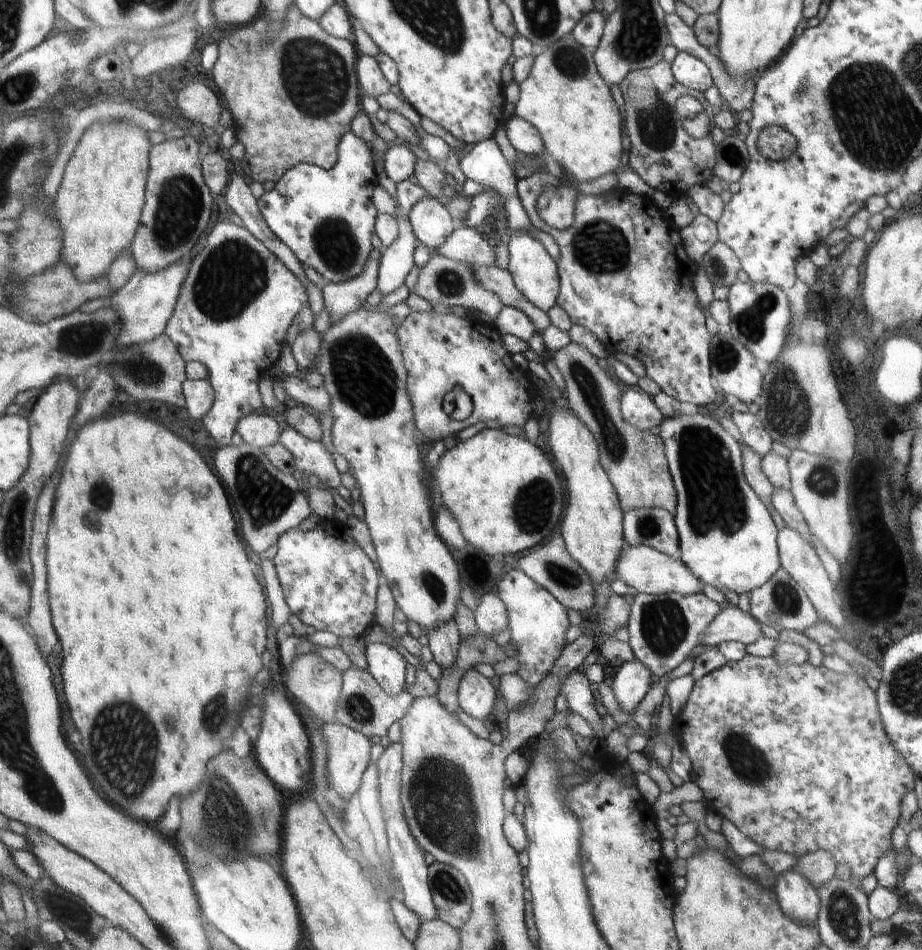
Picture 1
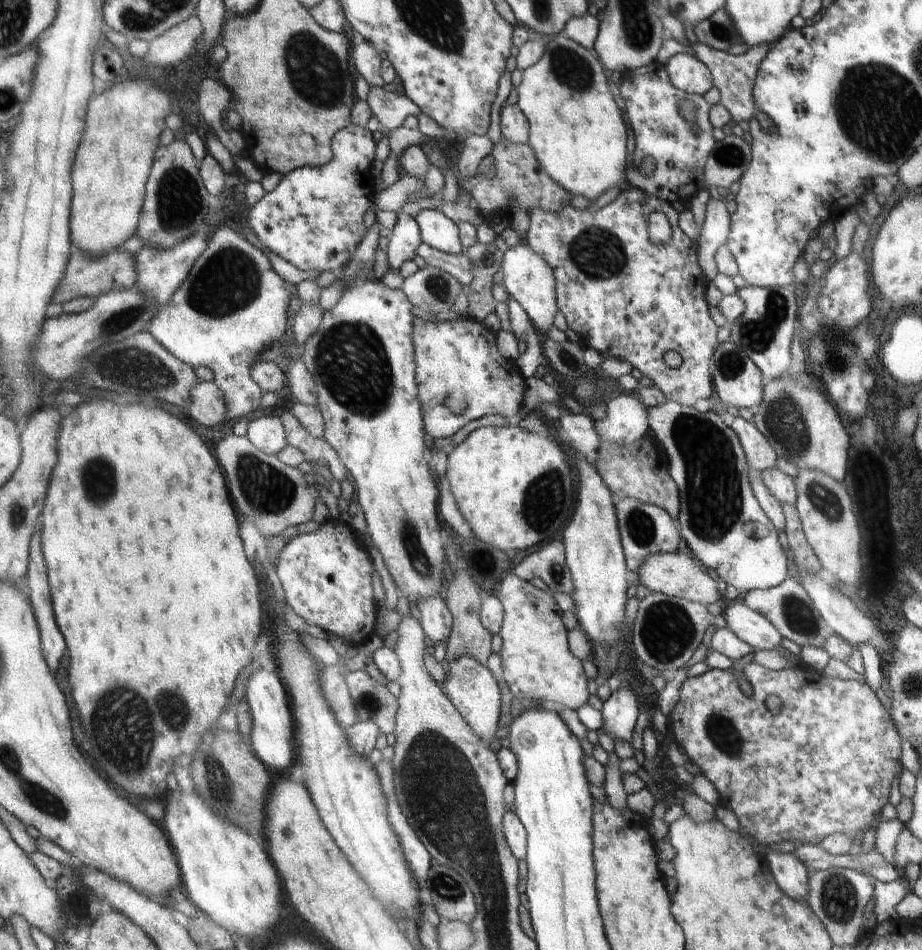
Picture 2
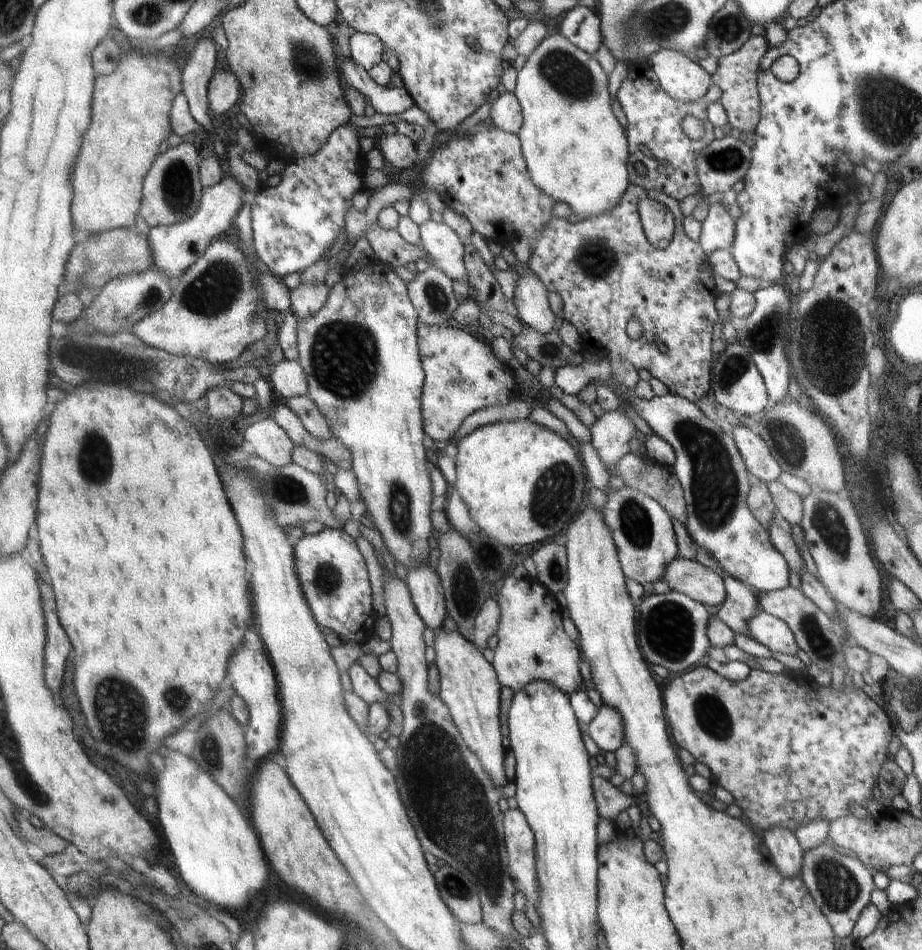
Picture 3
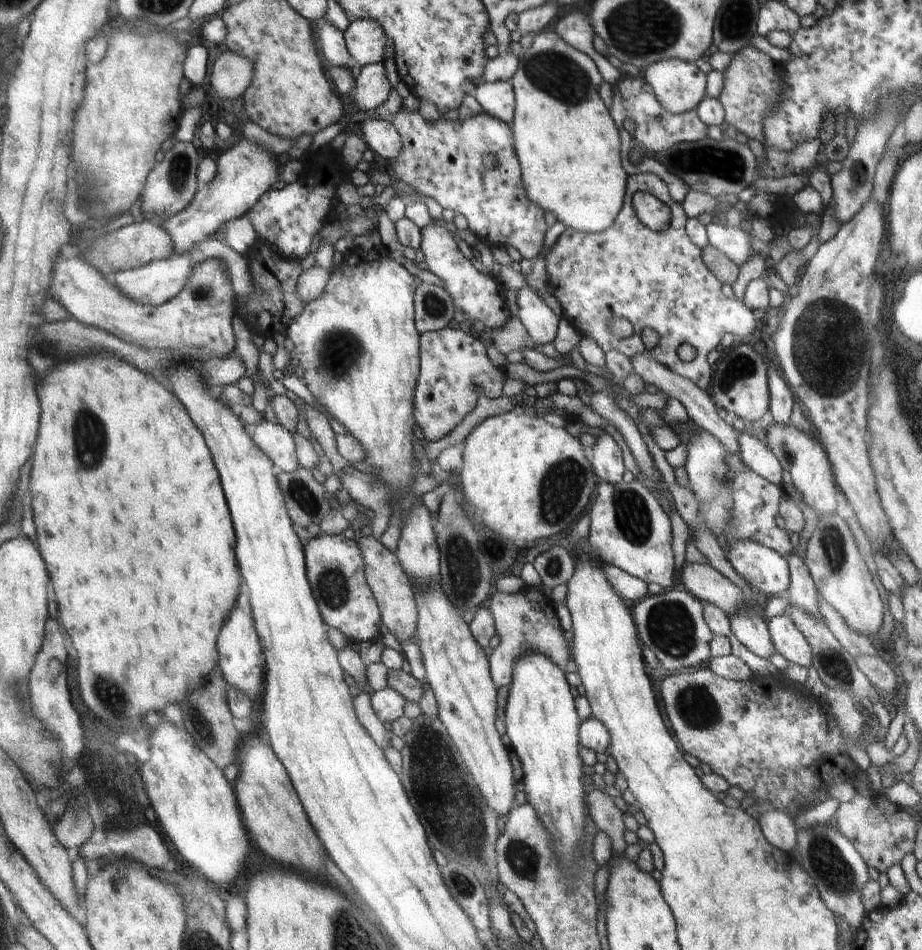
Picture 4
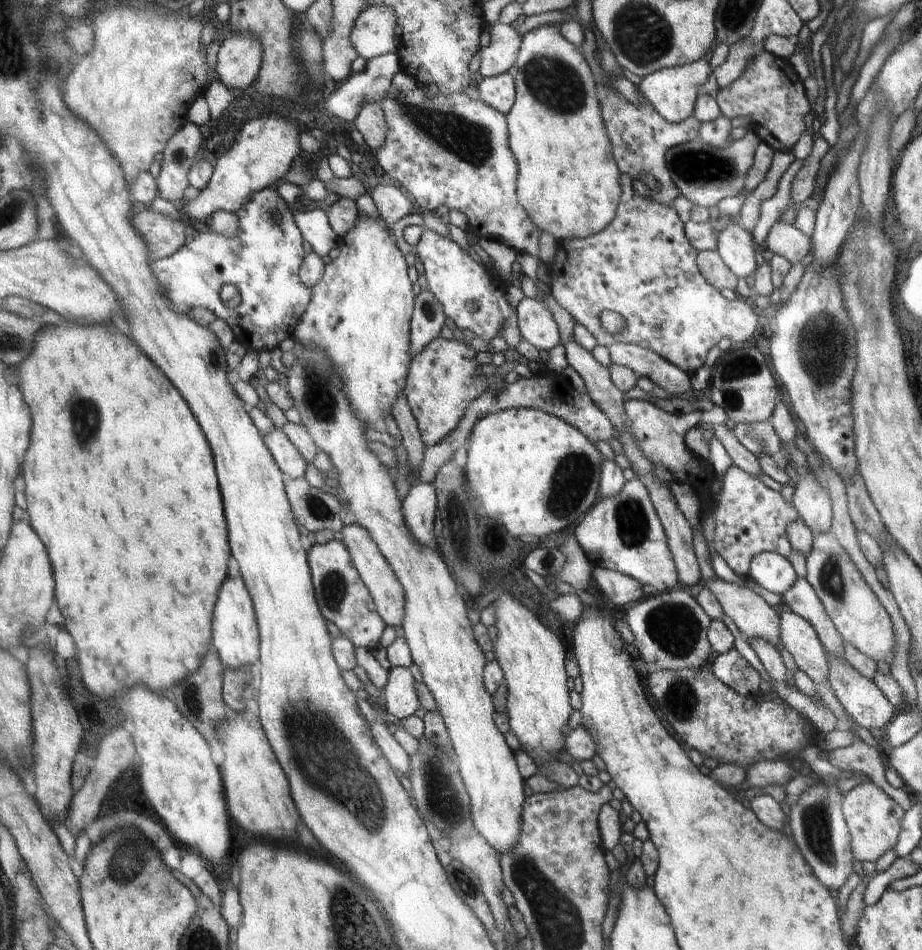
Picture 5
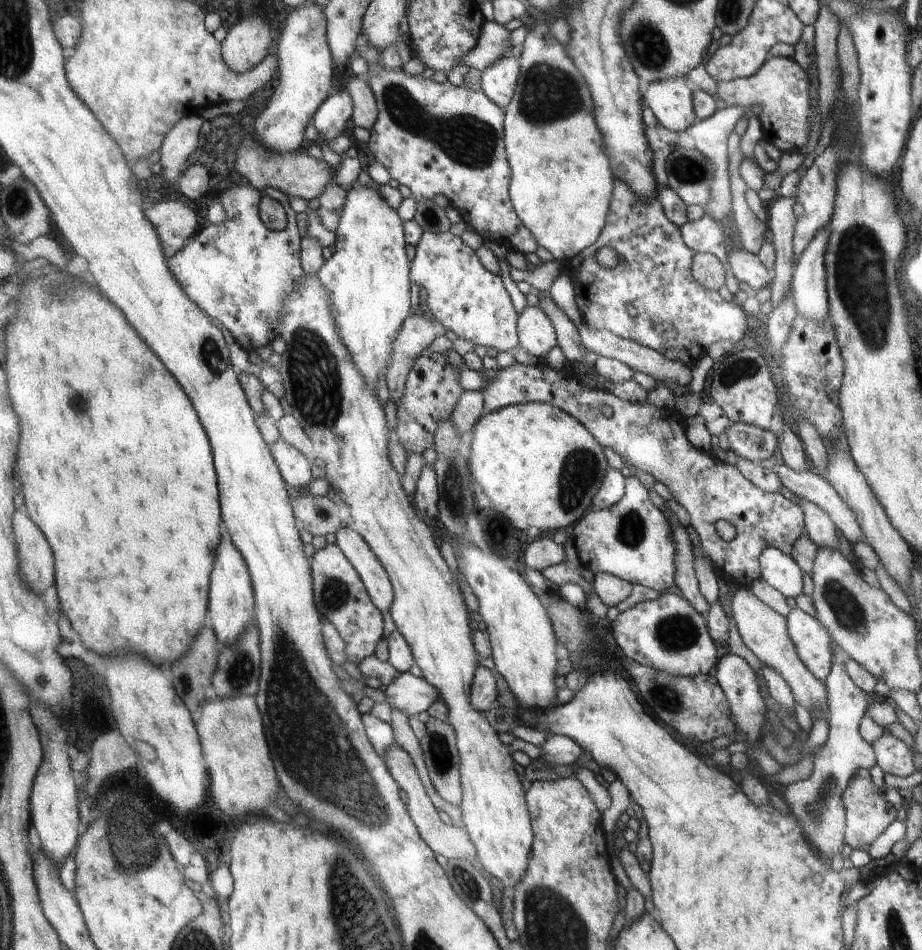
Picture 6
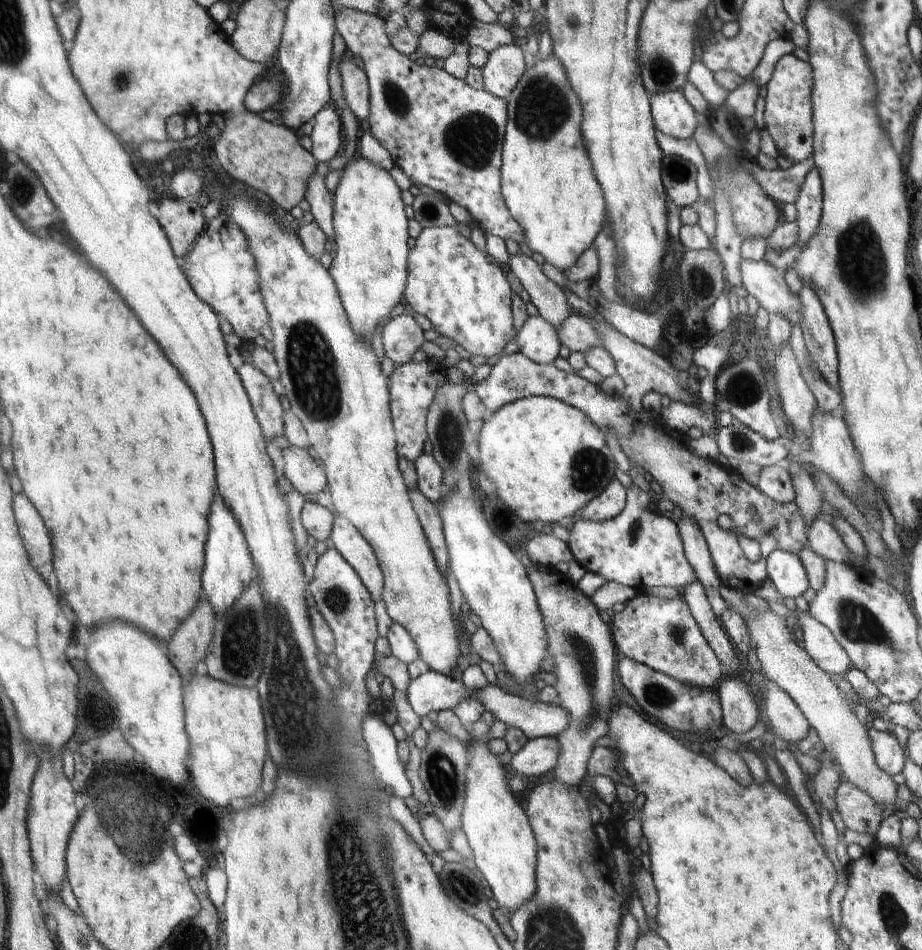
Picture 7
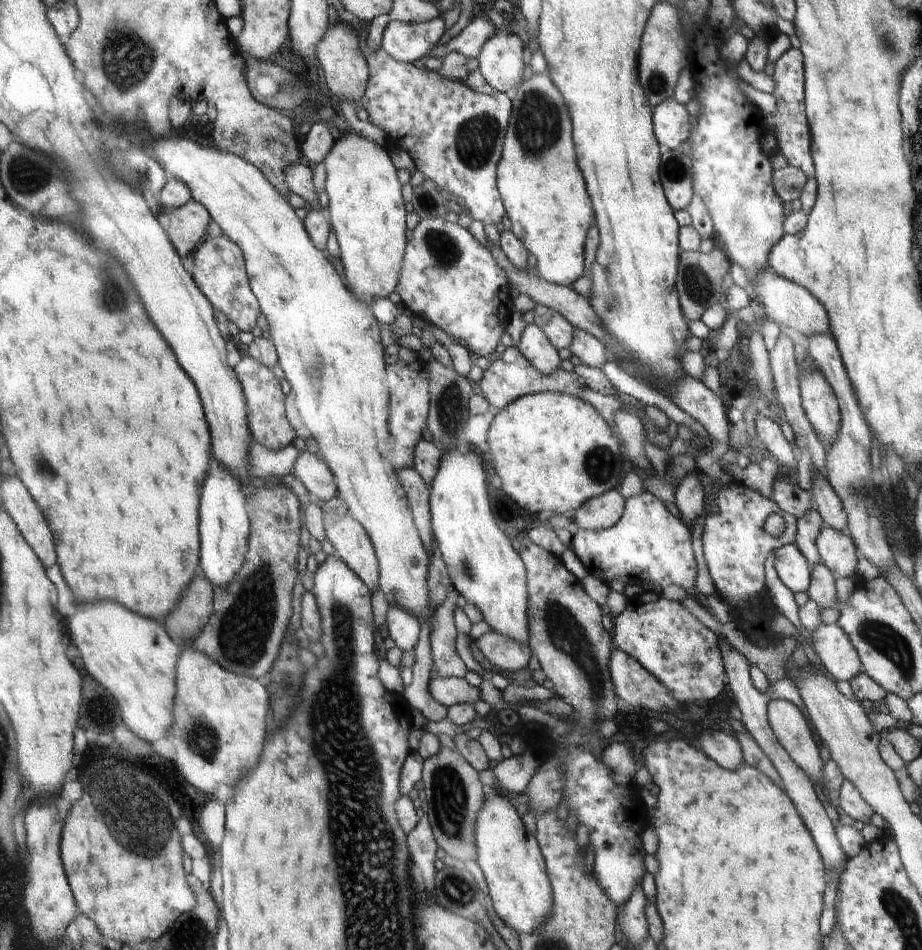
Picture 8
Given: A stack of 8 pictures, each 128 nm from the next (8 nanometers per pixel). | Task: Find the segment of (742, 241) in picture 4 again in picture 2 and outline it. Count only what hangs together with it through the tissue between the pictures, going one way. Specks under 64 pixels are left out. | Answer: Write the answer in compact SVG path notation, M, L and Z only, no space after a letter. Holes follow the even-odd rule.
M710 198L706 202L706 213L700 242L698 243L698 264L702 272L713 276L717 272L714 254L720 246L726 244L730 228L730 215L726 203Z

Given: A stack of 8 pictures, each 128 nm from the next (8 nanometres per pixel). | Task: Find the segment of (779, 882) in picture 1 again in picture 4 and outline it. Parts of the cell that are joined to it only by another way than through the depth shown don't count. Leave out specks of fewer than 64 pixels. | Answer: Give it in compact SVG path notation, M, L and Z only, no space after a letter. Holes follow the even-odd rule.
M768 810L761 815L754 814L759 818L757 821L761 824L761 830L764 830L764 834L770 836L770 840L774 840L774 844L778 844L778 848L782 852L792 853L798 844L797 824L793 817L788 816L782 810Z

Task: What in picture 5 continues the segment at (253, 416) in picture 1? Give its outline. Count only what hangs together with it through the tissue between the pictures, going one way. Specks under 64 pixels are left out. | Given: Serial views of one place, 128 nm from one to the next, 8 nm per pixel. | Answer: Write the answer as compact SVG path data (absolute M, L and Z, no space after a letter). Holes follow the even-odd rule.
M273 428L266 435L265 441L286 476L290 476L292 480L305 476L307 462L282 429Z

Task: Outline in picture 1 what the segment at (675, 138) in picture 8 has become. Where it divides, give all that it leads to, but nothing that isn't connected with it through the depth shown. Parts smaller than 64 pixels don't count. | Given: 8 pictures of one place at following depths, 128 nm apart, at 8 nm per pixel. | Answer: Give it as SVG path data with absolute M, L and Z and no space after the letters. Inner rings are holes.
M678 51L671 64L673 75L680 84L703 93L712 86L712 70L697 56Z

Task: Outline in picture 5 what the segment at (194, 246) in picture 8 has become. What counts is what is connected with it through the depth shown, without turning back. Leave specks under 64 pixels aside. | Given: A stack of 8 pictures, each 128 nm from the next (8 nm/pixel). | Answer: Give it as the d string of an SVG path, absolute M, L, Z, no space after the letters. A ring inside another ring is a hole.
M149 207L136 214L132 220L148 242L151 263L181 251L188 242L188 232L191 232L188 224L184 224L185 217L183 220L174 220L170 216L154 212Z

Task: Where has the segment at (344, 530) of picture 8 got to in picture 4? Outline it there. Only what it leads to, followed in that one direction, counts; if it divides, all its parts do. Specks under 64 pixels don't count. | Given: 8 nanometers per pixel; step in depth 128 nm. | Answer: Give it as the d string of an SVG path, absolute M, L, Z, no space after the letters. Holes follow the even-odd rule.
M368 528L363 530L363 537L358 540L358 548L365 557L366 580L381 607L382 620L386 628L394 634L400 644L412 642L411 637L416 637L418 632L417 602L410 580L404 574L396 553L392 553L380 539L374 538Z

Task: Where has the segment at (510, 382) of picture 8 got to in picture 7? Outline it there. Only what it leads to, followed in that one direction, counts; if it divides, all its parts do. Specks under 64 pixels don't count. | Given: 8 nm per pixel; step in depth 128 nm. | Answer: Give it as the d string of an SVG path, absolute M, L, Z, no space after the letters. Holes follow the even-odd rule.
M519 352L509 356L501 356L500 360L492 366L490 374L484 380L478 381L476 392L484 406L486 406L488 415L500 411L502 406L515 400L527 396L543 396L556 398L556 400L561 400L566 404L570 404L570 406L574 406L574 408L578 408L578 410L582 410L582 412L586 413L586 416L590 417L590 420L594 421L598 428L606 428L606 436L608 430L613 431L629 462L630 460L636 462L636 466L640 466L642 470L646 470L652 476L656 490L664 504L668 507L675 505L684 514L694 518L694 522L698 524L698 528L702 531L707 542L714 568L722 584L734 589L762 588L762 584L766 584L766 580L770 580L770 576L768 576L768 560L766 560L770 552L780 548L797 549L809 546L809 536L807 535L809 525L802 518L804 514L800 514L800 508L796 506L796 502L780 504L780 502L766 496L756 485L744 480L736 470L726 468L717 461L704 460L704 458L694 456L686 448L685 440L677 437L674 430L671 430L666 424L660 427L661 414L650 416L648 410L645 410L641 404L639 410L634 410L620 396L606 394L601 387L578 376L576 373L565 372L553 364L538 364L538 362L530 360L530 358ZM721 514L730 516L732 524L734 524L734 530L722 530L718 526L717 518ZM738 534L749 540L755 540L761 546L758 561L751 562L746 558L746 554L744 554L744 550L740 546Z

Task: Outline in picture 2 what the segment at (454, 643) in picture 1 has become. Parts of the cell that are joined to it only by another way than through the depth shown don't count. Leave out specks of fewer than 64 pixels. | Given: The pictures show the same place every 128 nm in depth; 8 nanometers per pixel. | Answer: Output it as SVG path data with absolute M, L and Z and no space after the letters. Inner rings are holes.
M443 597L426 598L417 604L420 611L420 624L425 635L432 640L434 646L439 642L447 642L452 634L453 618Z

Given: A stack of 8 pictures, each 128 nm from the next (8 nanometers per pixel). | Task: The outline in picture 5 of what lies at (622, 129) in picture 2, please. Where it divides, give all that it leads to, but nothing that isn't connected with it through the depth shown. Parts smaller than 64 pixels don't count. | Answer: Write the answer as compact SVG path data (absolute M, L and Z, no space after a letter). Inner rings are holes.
M542 25L528 32L521 39L521 45L515 62L516 70L516 102L508 114L509 128L509 144L513 150L514 156L517 158L518 178L517 178L517 196L521 201L521 205L529 213L530 220L542 230L554 236L558 243L572 238L586 238L591 234L596 235L597 232L604 231L613 219L616 218L618 204L621 203L622 186L621 176L618 172L617 161L612 158L612 148L610 142L604 134L604 124L602 124L602 114L600 114L600 104L594 98L596 96L596 84L594 84L594 76L590 66L586 64L584 56L576 50L576 46L572 46L562 34L558 26Z

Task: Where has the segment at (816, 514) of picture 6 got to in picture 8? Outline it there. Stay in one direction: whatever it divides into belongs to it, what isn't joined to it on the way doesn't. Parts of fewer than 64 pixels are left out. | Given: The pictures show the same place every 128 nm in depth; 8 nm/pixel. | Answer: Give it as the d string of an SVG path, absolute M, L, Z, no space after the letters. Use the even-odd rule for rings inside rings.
M824 524L816 538L816 548L822 564L835 578L848 578L856 572L856 546L838 529Z

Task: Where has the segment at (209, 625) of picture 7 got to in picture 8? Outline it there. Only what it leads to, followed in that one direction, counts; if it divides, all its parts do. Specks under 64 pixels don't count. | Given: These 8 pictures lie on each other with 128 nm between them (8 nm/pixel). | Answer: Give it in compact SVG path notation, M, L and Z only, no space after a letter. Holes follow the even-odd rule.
M202 570L163 623L177 643L194 642L210 624L214 612L215 588Z

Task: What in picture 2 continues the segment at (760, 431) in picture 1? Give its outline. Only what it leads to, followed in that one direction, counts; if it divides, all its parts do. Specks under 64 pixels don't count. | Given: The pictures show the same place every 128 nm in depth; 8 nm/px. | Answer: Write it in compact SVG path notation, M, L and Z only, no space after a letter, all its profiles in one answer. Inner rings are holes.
M737 416L730 428L733 428L741 438L741 445L745 450L750 468L758 472L774 468L777 460L776 452L753 422Z

